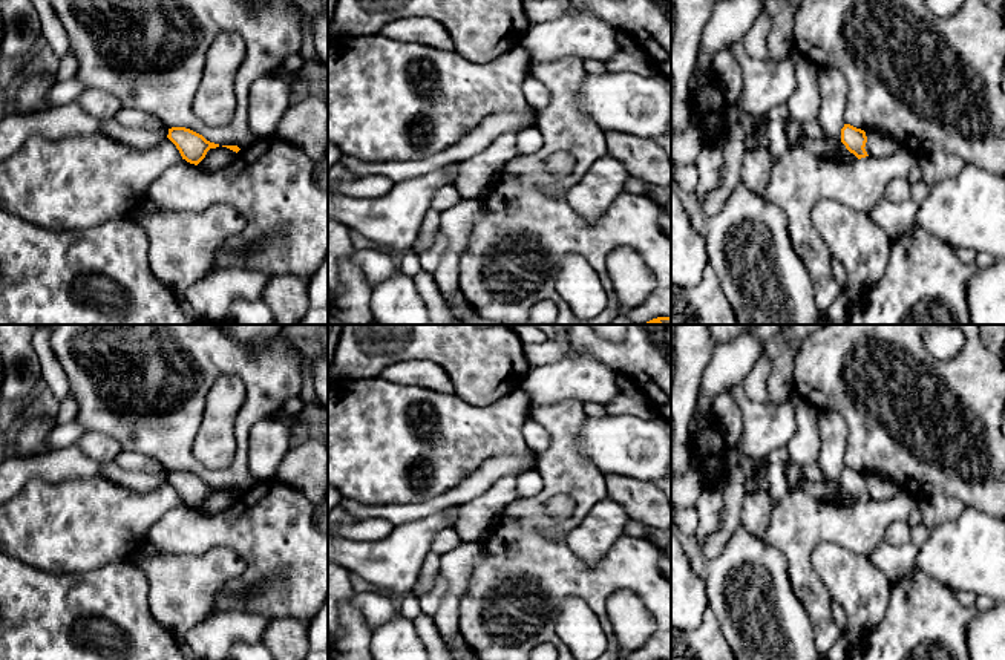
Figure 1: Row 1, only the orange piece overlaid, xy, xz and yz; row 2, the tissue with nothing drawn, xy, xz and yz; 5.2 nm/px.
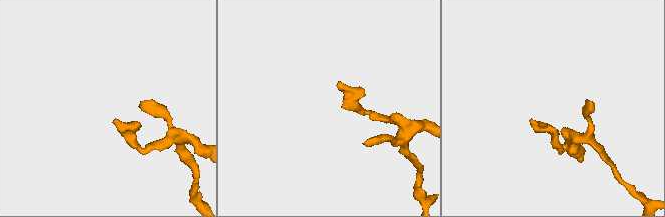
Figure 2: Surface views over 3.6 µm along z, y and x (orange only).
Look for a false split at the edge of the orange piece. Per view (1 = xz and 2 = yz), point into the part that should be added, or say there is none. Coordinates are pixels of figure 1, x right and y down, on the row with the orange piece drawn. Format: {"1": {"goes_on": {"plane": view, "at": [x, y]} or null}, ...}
{"1": {"goes_on": null}, "2": {"goes_on": null}}

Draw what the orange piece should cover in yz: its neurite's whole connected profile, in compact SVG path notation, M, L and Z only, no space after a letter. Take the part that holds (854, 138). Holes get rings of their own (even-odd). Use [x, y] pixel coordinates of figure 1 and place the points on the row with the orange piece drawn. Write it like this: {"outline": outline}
{"outline": "M844 124L844 127L841 129L841 142L858 159L869 156L864 149L867 142L867 136L864 130L856 129L850 124Z"}

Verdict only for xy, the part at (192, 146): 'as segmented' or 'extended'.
as segmented

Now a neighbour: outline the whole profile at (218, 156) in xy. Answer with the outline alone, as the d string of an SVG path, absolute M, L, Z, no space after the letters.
M219 145L216 149L210 149L205 158L198 165L208 167L208 168L222 167L228 164L234 158L234 155L236 152Z

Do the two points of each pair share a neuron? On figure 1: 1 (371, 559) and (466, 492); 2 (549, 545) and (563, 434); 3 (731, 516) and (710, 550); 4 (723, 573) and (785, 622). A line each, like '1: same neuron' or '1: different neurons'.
1: different neurons
2: same neuron
3: same neuron
4: same neuron

